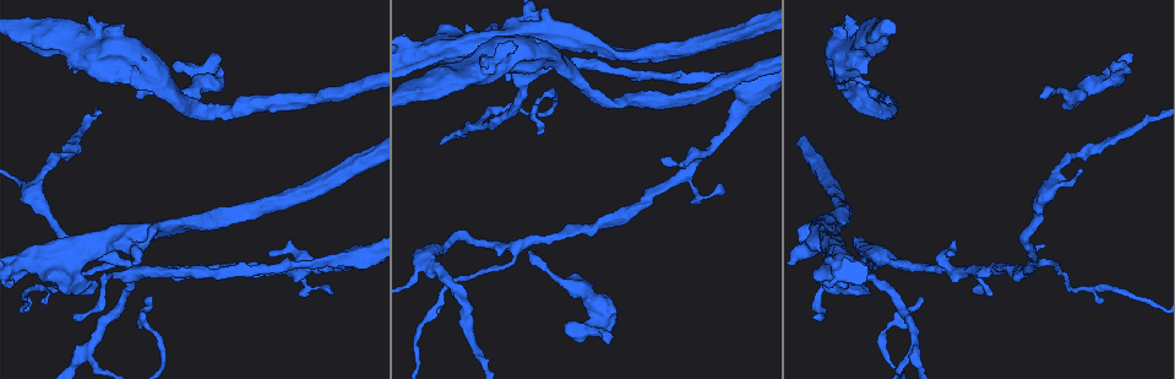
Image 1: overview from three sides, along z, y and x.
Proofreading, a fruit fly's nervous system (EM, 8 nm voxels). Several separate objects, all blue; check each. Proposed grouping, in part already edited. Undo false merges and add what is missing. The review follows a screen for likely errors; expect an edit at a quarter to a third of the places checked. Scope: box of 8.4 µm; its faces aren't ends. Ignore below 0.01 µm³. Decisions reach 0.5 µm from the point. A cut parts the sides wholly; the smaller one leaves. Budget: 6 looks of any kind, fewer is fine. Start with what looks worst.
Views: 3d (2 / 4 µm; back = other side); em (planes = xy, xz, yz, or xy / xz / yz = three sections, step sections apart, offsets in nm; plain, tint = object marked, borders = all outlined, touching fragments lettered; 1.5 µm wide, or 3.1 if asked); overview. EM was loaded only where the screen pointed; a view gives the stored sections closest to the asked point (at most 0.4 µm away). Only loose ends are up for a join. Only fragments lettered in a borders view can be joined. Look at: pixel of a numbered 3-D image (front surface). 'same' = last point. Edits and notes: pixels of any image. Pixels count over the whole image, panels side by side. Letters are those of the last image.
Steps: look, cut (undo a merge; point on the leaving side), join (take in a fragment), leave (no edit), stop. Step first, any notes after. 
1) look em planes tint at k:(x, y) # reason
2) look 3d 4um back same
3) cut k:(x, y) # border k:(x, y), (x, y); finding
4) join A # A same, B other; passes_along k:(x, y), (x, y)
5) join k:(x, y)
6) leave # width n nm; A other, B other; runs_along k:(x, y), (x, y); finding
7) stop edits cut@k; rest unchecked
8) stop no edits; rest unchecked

look 3d 2um at 1:(530, 252) # branch stops here

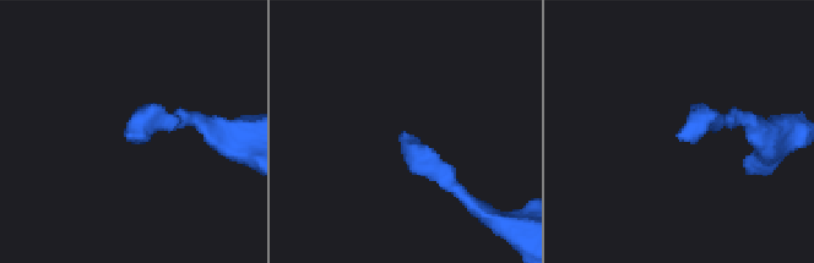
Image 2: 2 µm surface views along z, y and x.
look em planes borders at 2:(127, 138) # need the tissue

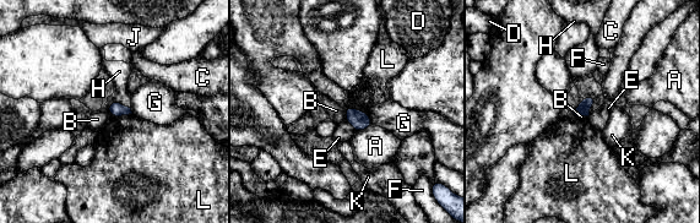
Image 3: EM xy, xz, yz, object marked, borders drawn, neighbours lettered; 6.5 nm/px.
leave # A other, B other, C other, D other, E other, F other, G other, H other, J other, K other, L other; border 3:(346, 105), (345, 119); no lettered fragment goes on from it

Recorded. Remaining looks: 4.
look em planes tint at 1:(539, 133) # branch stops here

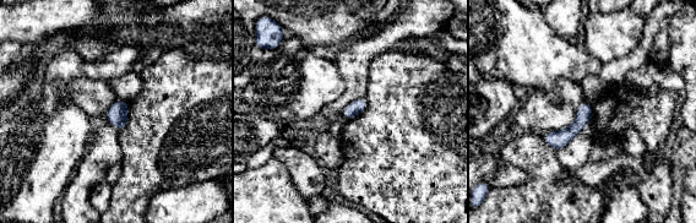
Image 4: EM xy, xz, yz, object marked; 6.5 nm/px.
look em planes borders same

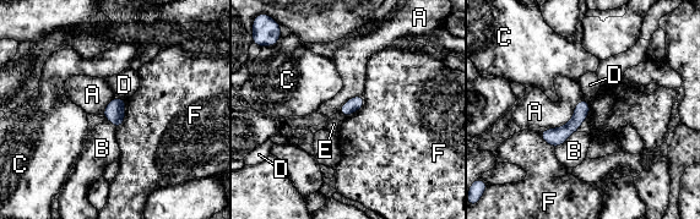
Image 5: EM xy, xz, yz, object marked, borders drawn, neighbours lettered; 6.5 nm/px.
leave # A other, B other, C other, D other, E other, F other; no lettered fragment goes on from it

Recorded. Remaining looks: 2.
look em planes borders at 1:(63, 155) # a narrow waist

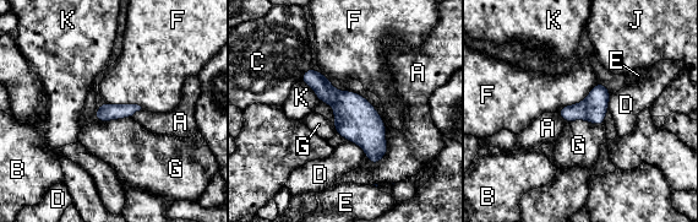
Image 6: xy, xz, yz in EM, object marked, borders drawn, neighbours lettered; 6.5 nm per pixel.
leave # width 120 nm; A other, B other, C other, D other, E other, F other, G other, J other, K other; border 6:(566, 122), (587, 120), (604, 124); one neuron here

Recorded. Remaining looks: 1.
stop no edits; rest unchecked

